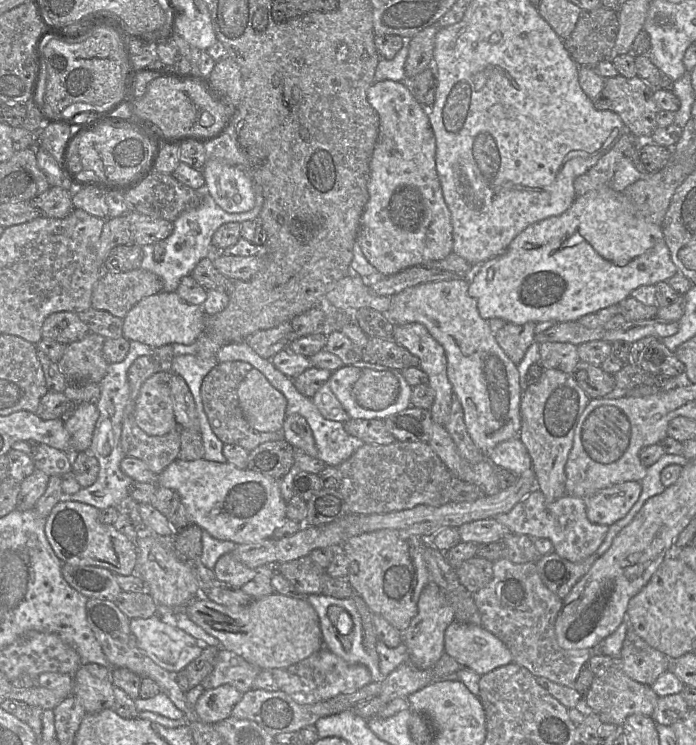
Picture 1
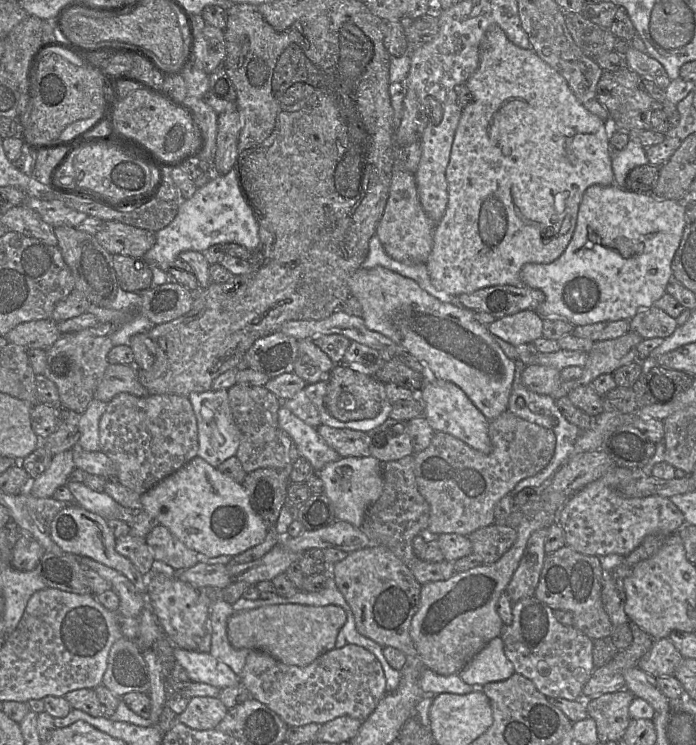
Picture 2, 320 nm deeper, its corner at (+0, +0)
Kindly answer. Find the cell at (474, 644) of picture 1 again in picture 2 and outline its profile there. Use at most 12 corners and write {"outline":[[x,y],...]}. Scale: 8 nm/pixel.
{"outline":[[500,637],[458,674],[476,689],[515,673]]}

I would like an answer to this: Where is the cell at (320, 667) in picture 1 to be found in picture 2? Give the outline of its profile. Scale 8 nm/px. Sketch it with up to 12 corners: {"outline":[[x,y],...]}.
{"outline":[[358,645],[306,667],[252,650],[240,681],[289,727],[363,722],[387,694]]}

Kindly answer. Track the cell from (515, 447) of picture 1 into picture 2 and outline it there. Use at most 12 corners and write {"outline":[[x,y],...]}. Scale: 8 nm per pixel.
{"outline":[[457,385],[418,392],[435,432],[492,452],[489,420]]}

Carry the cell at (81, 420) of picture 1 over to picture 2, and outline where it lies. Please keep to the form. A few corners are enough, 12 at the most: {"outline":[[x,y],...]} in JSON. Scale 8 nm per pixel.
{"outline":[[73,450],[56,454],[26,491],[53,497],[75,469]]}

